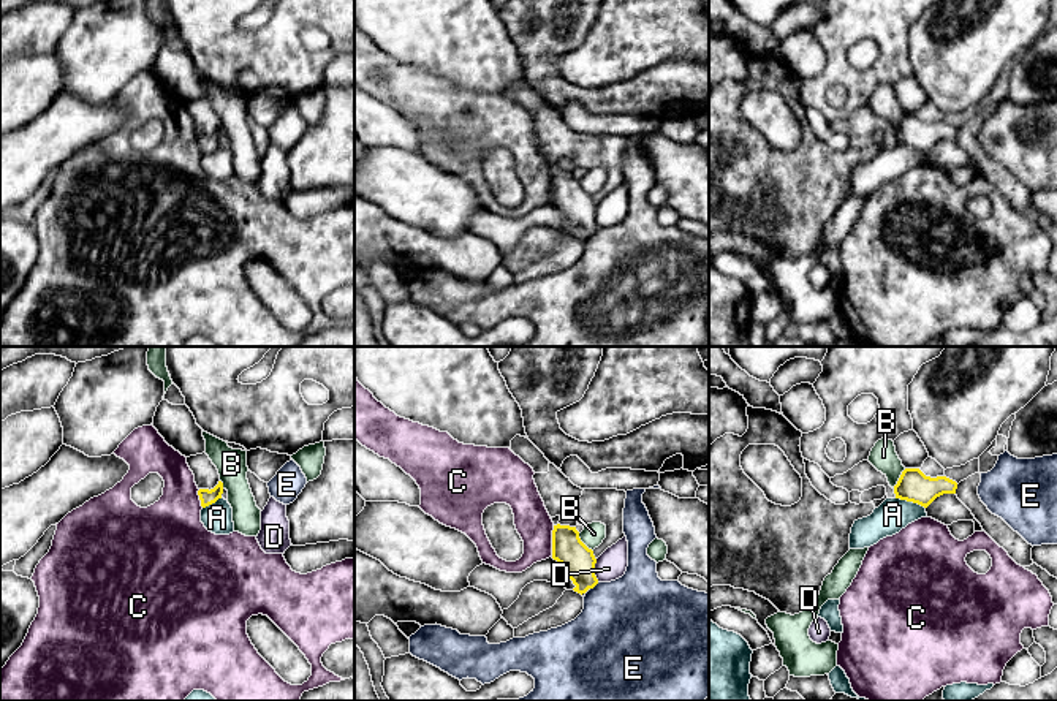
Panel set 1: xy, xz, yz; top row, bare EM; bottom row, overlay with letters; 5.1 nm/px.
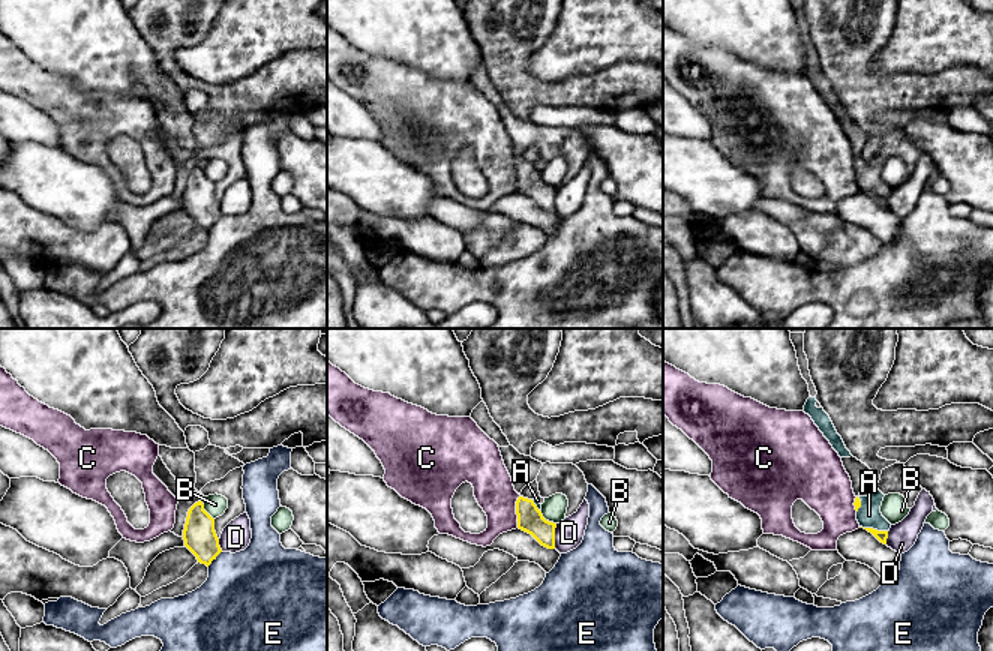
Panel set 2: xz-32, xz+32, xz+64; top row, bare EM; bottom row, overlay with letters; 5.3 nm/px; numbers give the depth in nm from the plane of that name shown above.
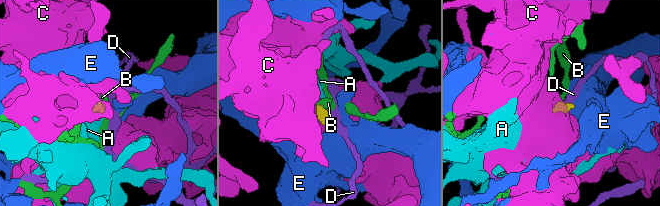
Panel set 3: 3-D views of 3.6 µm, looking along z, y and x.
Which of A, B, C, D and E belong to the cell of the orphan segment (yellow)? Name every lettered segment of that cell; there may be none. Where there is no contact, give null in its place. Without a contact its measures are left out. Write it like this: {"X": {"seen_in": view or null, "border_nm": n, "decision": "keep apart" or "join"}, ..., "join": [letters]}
{"A": {"seen_in": "yz", "border_nm": 160, "decision": "keep apart"}, "B": {"seen_in": "yz", "border_nm": 120, "decision": "keep apart"}, "C": {"seen_in": "xz", "border_nm": 150, "decision": "keep apart"}, "D": {"seen_in": "xz", "border_nm": 120, "decision": "keep apart"}, "E": {"seen_in": "xz", "border_nm": 60, "decision": "keep apart"}, "join": []}

